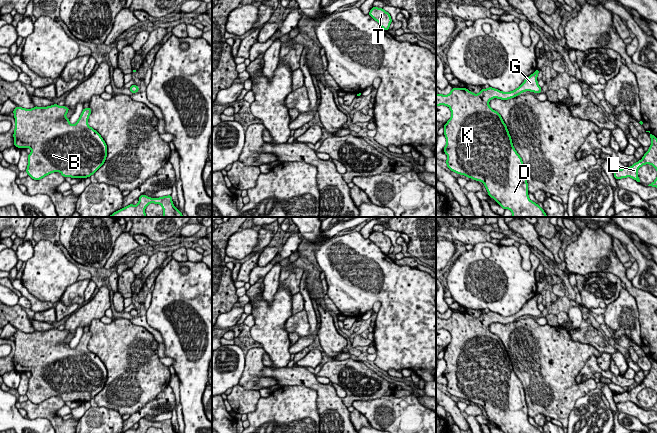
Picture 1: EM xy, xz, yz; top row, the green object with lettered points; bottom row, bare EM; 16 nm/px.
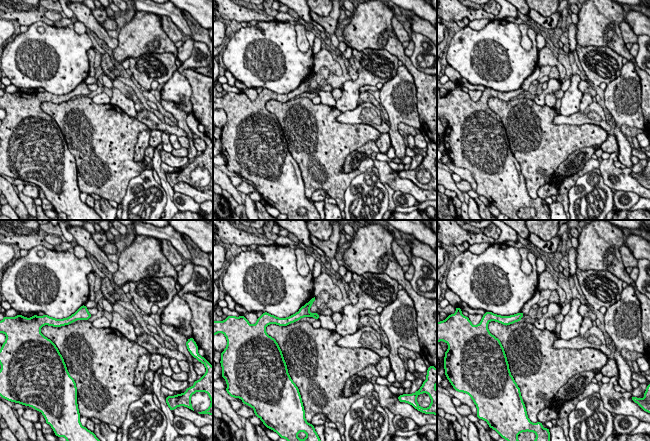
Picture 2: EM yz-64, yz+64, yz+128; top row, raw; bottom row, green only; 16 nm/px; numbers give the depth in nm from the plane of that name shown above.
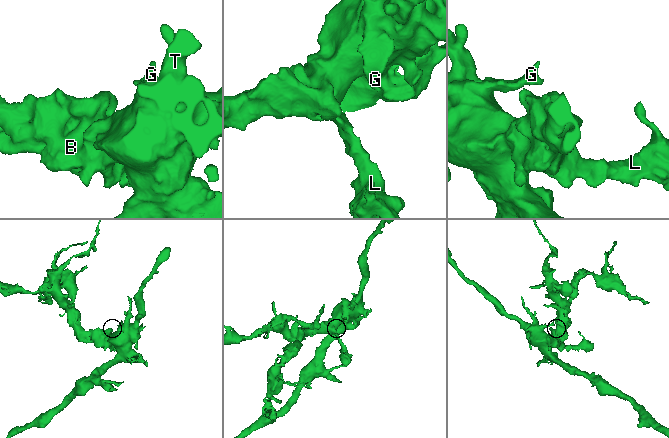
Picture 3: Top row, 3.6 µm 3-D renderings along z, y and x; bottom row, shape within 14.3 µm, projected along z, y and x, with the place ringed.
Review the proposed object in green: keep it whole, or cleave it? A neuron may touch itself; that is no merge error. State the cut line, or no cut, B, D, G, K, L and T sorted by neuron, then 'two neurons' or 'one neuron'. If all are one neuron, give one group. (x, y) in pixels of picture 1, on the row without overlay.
no cut; B D G K L T; one neuron

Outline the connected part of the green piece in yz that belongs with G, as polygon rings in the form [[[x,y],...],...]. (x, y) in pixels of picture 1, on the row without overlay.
[[[539,293],[524,304],[524,306],[511,316],[502,316],[489,311],[474,318],[466,312],[452,312],[448,319],[436,318],[436,331],[448,330],[451,342],[444,349],[446,369],[443,375],[447,379],[447,391],[460,399],[465,399],[476,405],[481,405],[492,421],[503,433],[542,433],[531,425],[528,420],[528,407],[525,392],[520,379],[513,371],[512,363],[501,339],[490,332],[489,325],[493,322],[508,324],[531,315],[541,317],[537,307]]]

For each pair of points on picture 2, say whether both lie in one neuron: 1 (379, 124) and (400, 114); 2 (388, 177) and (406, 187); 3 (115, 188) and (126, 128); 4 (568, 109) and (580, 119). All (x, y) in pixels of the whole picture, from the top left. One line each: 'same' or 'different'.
1: different
2: same
3: same
4: different

